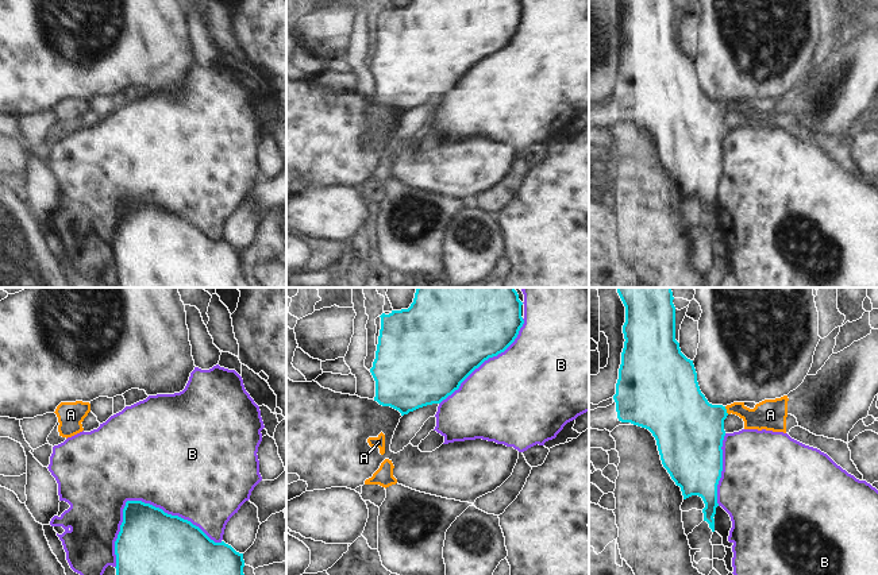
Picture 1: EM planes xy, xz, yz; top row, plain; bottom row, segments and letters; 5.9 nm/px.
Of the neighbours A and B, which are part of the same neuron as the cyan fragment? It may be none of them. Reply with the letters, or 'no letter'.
no letter

